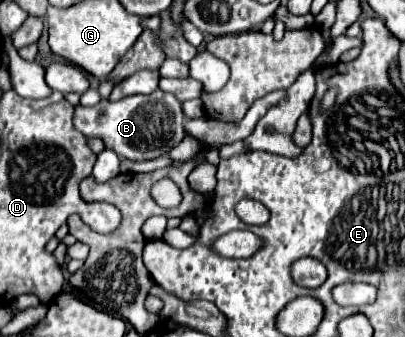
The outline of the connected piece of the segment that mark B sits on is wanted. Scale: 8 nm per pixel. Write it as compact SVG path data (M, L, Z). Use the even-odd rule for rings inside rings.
M161 89L149 95L129 95L119 101L101 101L95 107L77 107L75 109L75 129L85 133L87 137L103 139L107 149L113 149L119 157L131 161L157 159L167 155L171 147L175 147L185 137L185 115L181 103L171 97L171 93L163 93Z

